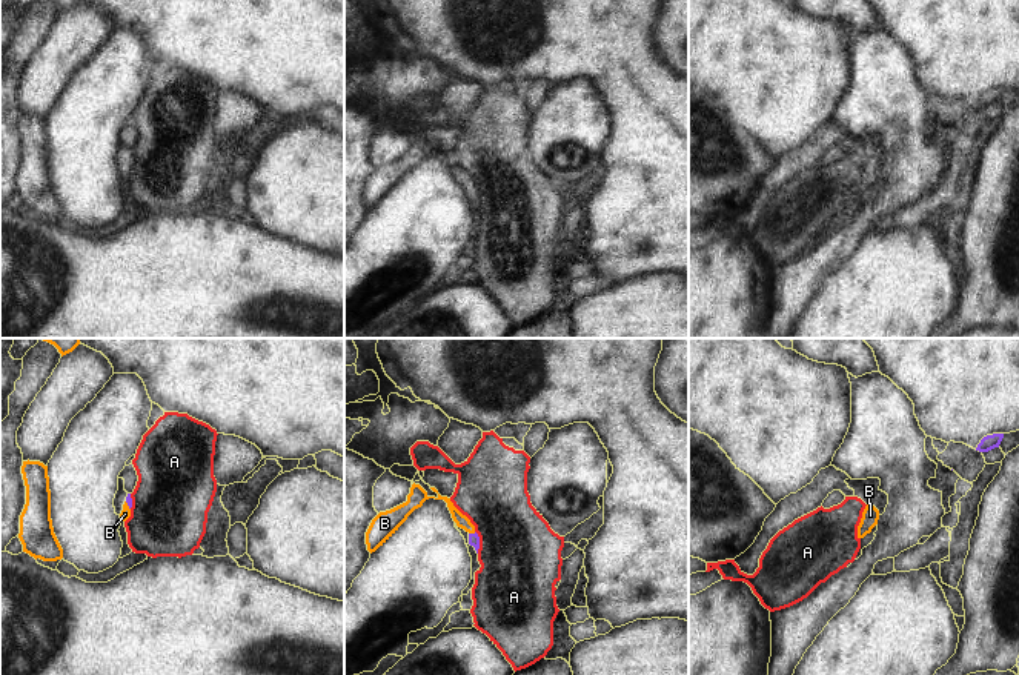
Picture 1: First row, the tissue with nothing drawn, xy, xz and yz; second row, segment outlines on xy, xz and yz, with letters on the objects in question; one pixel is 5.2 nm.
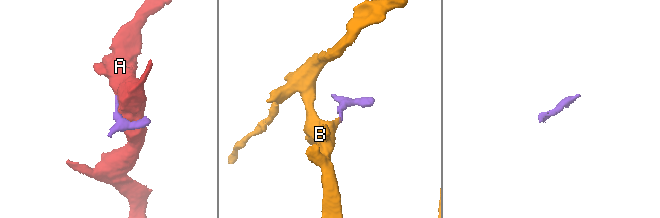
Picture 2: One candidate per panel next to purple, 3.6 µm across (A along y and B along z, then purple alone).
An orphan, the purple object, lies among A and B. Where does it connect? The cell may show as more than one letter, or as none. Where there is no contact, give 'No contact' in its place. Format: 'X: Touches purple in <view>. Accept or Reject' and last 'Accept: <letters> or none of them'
A: Touches purple in xz. Reject
B: Touches purple in xz. Accept
Accept: B.

